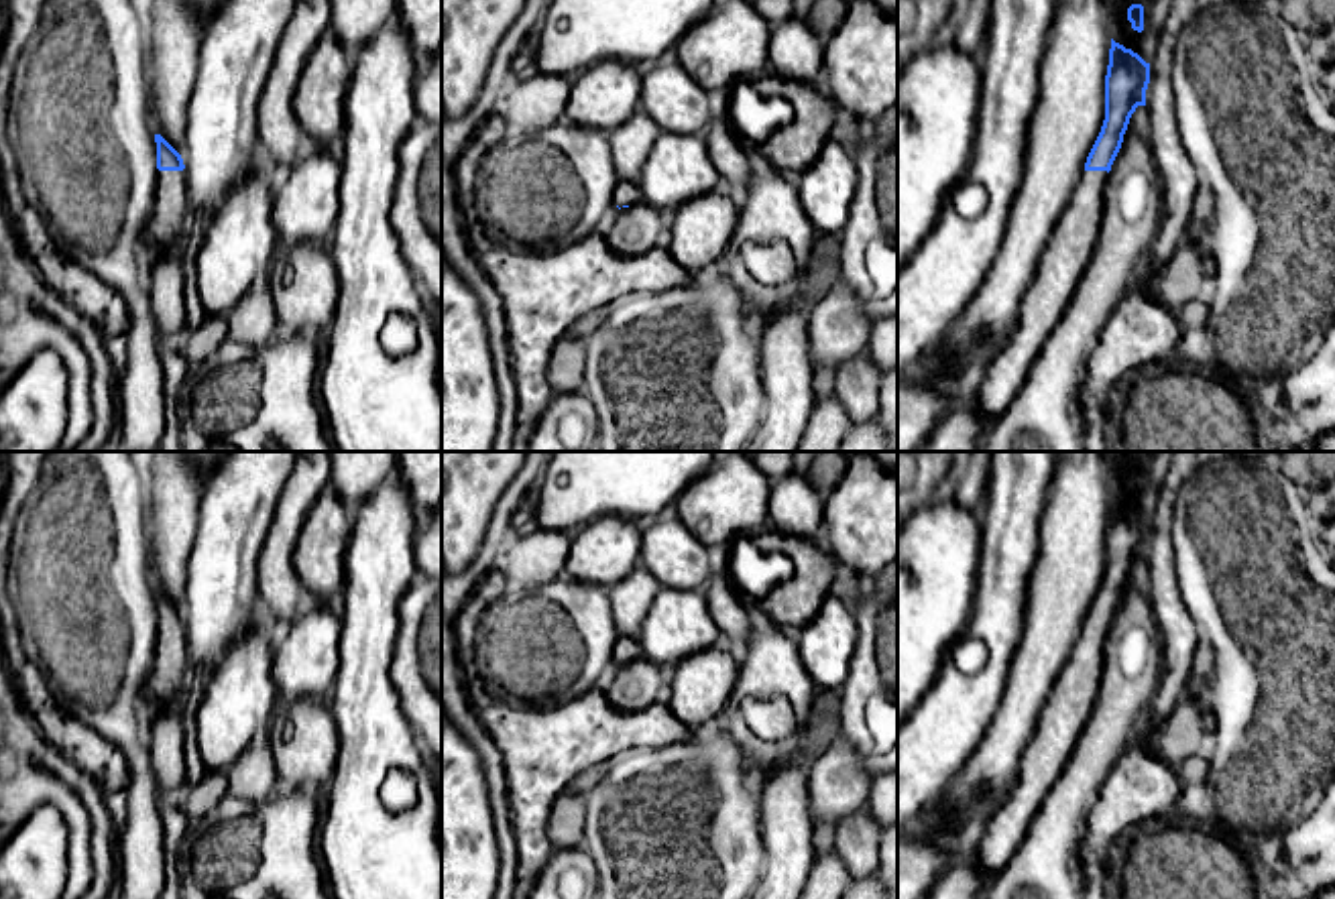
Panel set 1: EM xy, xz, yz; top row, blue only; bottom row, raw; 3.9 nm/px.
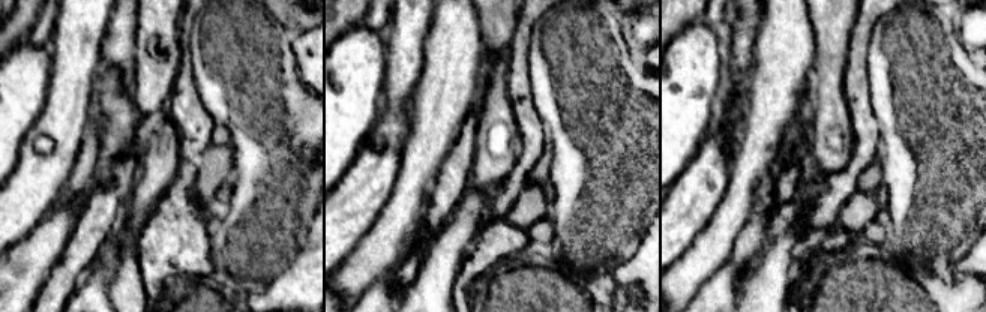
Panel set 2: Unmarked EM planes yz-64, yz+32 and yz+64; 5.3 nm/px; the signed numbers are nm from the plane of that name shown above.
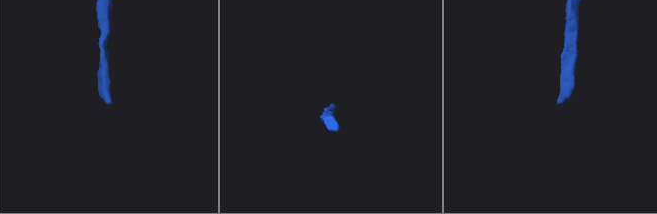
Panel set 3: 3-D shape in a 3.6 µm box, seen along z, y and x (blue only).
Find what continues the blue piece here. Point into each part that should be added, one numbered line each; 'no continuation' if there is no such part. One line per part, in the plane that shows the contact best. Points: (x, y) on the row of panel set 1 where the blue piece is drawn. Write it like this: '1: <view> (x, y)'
1: xy (171, 208)

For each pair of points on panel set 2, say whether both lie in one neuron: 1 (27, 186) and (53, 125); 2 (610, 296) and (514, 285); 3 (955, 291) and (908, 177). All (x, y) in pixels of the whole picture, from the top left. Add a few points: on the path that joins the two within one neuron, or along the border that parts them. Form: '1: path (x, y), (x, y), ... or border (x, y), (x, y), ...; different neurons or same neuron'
1: path (42, 171), (57, 153), (59, 140); same neuron
2: path (586, 291), (538, 291); same neuron
3: border (920, 264), (929, 266); different neurons

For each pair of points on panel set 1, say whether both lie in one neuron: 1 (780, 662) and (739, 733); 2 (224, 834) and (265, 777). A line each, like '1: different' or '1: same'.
1: same
2: different

